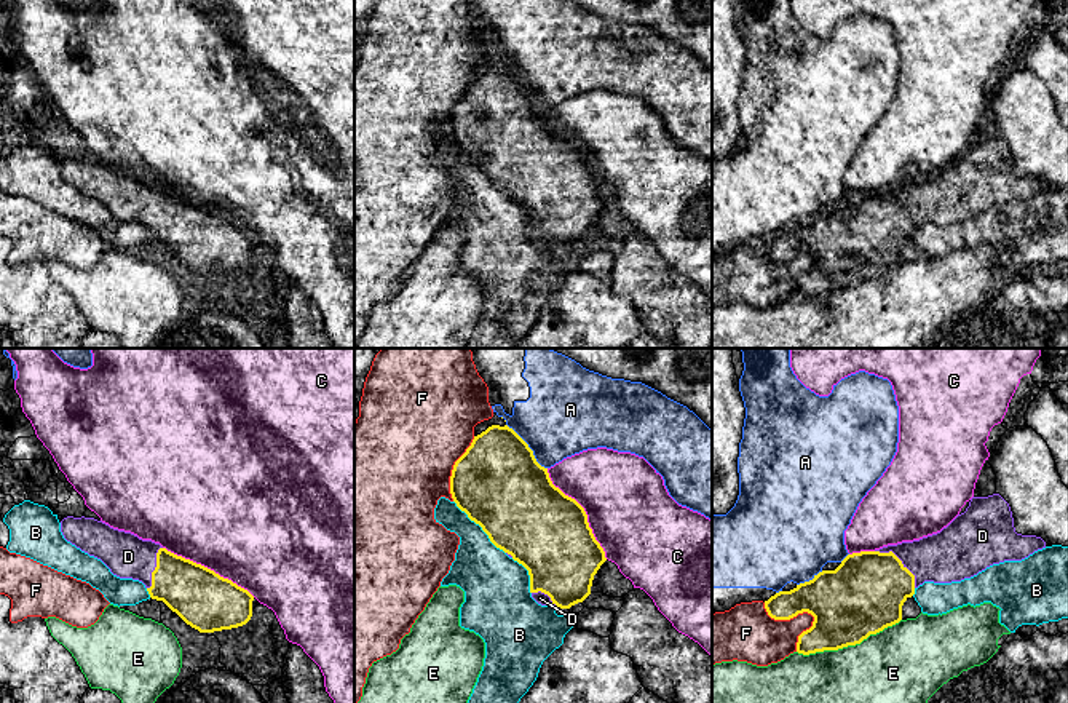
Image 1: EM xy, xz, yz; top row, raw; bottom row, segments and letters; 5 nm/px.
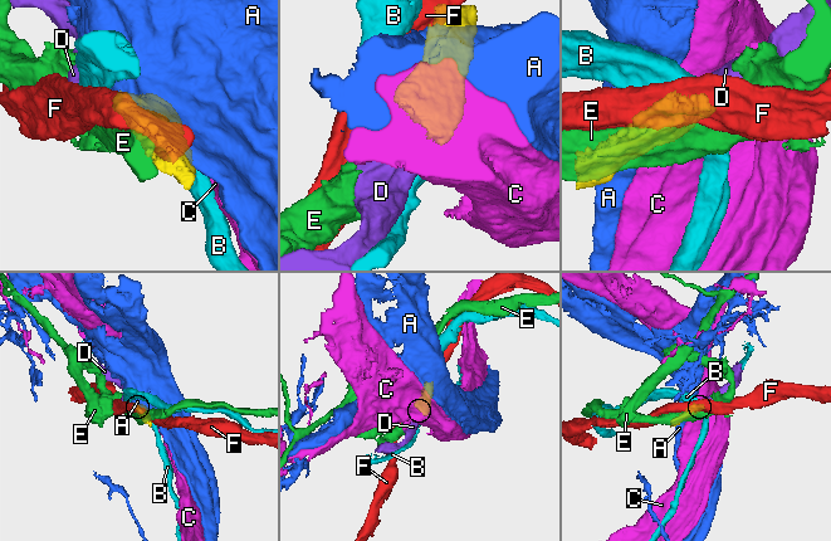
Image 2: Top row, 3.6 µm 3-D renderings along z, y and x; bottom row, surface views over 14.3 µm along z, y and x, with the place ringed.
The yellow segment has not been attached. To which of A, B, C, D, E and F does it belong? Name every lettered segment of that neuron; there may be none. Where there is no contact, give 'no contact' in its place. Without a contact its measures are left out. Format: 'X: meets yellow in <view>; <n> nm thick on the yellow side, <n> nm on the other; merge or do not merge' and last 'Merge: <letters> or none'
A: meets yellow in xz; 440 nm thick on the yellow side, 400 nm on the other; do not merge
B: meets yellow in xz; 440 nm thick on the yellow side, 280 nm on the other; do not merge
C: meets yellow in xz; 420 nm thick on the yellow side, 440 nm on the other; do not merge
D: meets yellow in yz; 400 nm thick on the yellow side, 260 nm on the other; merge
E: meets yellow in yz; 380 nm thick on the yellow side, 360 nm on the other; do not merge
F: meets yellow in yz; 380 nm thick on the yellow side, 240 nm on the other; do not merge
Merge: D

